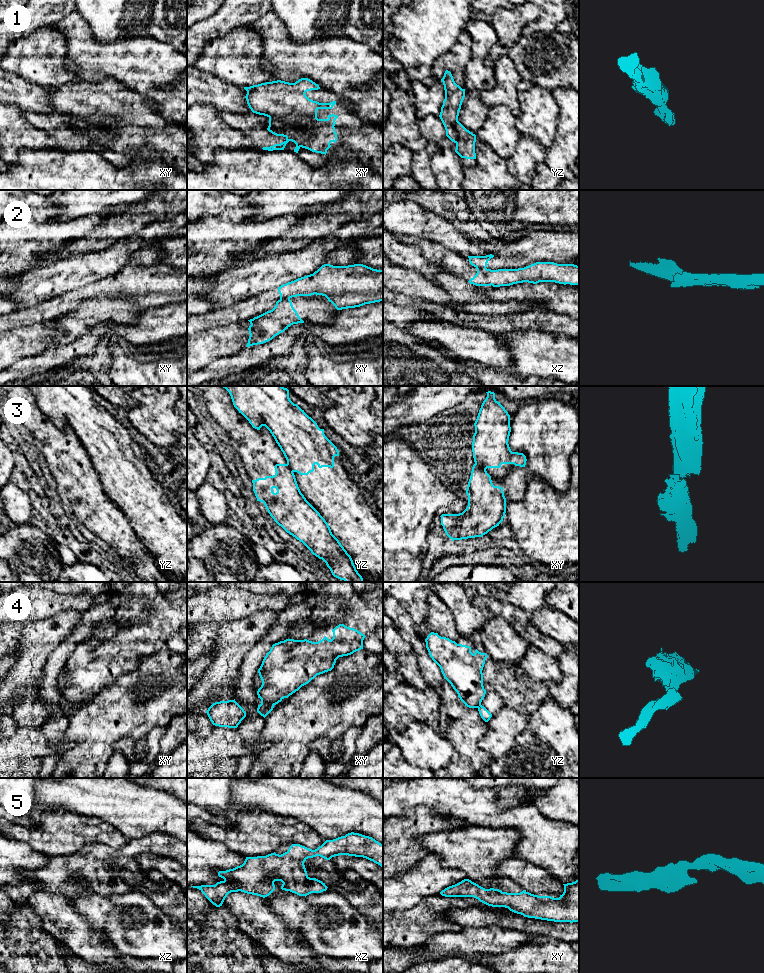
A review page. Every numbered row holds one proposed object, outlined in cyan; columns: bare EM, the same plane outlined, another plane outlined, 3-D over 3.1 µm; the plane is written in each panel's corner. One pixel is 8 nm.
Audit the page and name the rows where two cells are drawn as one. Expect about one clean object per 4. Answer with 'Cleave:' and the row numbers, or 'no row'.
Cleave: 1, 2, 3, 4

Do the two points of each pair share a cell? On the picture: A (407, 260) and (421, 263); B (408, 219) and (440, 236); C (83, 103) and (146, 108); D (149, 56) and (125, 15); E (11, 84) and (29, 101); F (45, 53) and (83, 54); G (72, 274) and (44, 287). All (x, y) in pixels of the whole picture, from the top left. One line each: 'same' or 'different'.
A: same
B: same
C: same
D: different
E: same
F: different
G: same

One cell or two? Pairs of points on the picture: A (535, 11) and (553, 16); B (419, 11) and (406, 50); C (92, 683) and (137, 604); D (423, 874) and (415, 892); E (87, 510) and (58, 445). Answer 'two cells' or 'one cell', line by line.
A: two cells
B: one cell
C: one cell
D: one cell
E: one cell

